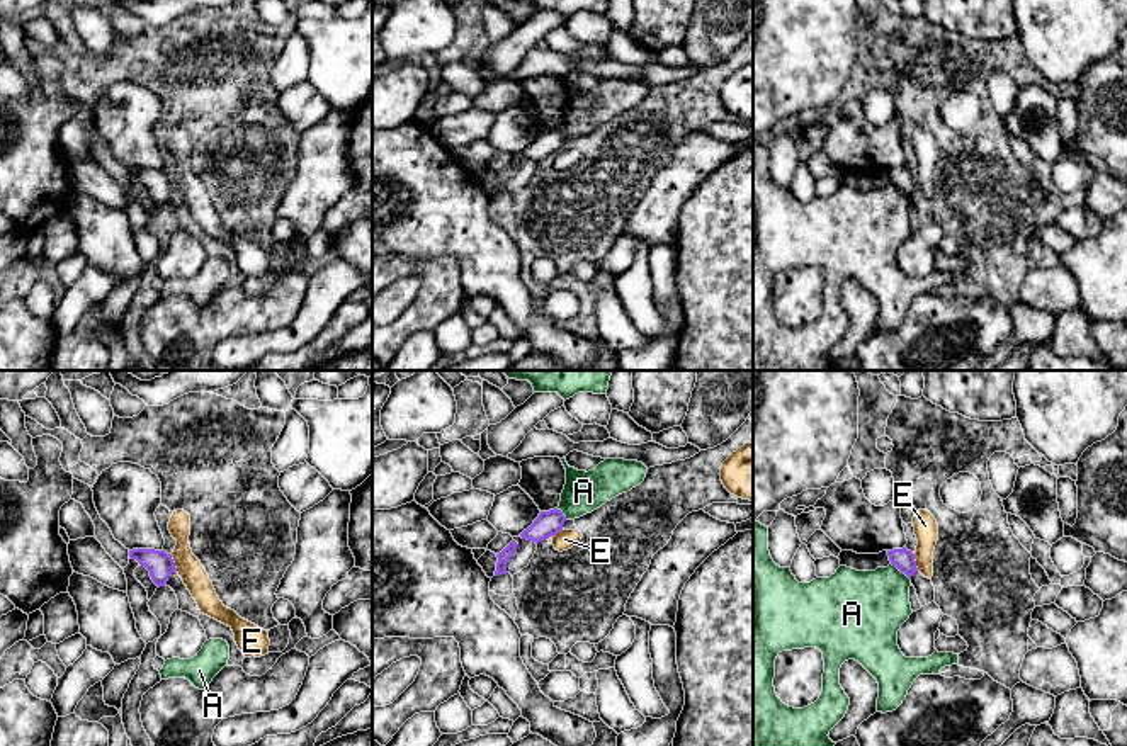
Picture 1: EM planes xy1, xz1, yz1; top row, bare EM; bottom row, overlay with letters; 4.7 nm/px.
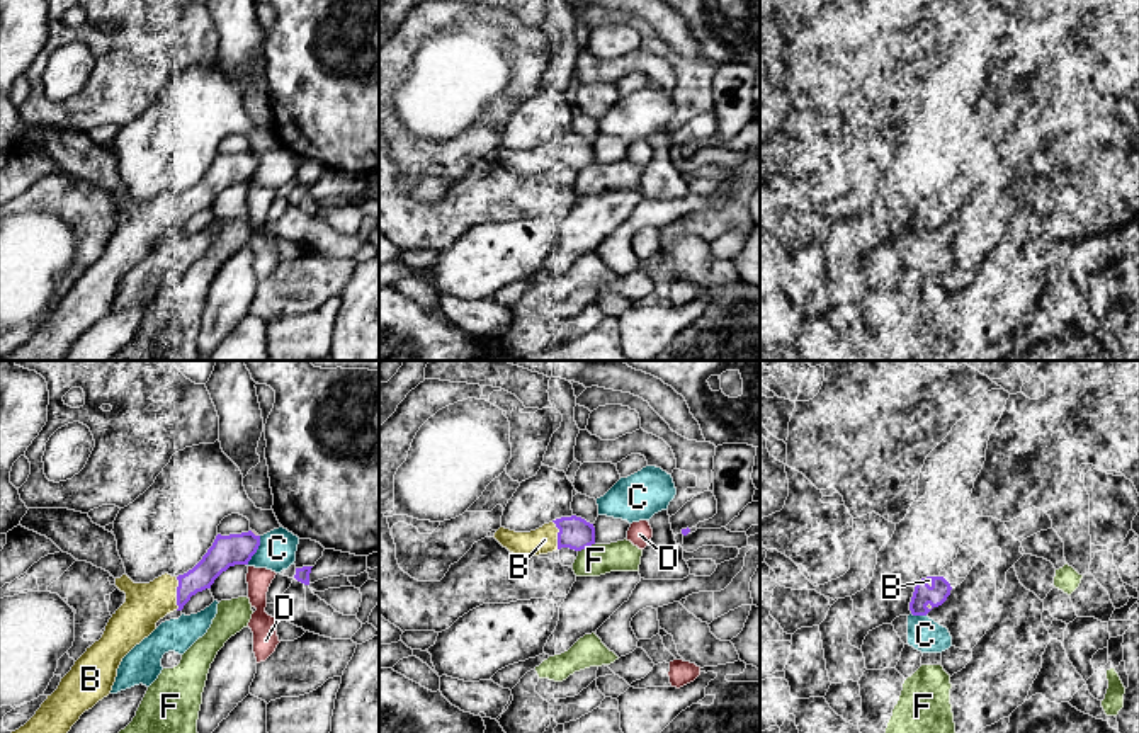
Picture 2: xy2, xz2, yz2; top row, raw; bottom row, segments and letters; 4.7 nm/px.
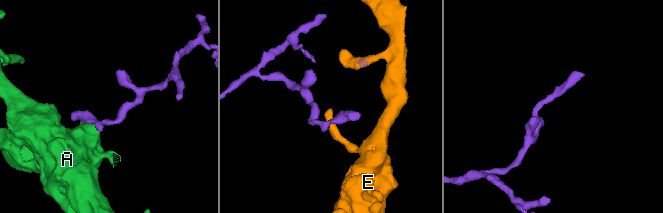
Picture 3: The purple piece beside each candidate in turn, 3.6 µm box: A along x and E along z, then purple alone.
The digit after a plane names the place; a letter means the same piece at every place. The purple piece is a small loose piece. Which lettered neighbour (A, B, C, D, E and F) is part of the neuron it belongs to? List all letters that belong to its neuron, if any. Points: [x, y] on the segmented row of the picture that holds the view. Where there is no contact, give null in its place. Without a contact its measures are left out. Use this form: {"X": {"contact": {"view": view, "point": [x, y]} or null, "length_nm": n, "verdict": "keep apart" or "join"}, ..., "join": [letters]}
{"A": {"contact": {"view": "yz1", "point": [901, 571]}, "length_nm": 130, "verdict": "keep apart"}, "B": {"contact": {"view": "xy2", "point": [177, 594]}, "length_nm": 160, "verdict": "join"}, "C": {"contact": {"view": "xy2", "point": [255, 551]}, "length_nm": 160, "verdict": "keep apart"}, "D": {"contact": {"view": "xy2", "point": [252, 533]}, "length_nm": 50, "verdict": "keep apart"}, "E": {"contact": {"view": "xy1", "point": [174, 563]}, "length_nm": 90, "verdict": "keep apart"}, "F": {"contact": {"view": "xz2", "point": [585, 546]}, "length_nm": 90, "verdict": "keep apart"}, "join": ["B"]}

